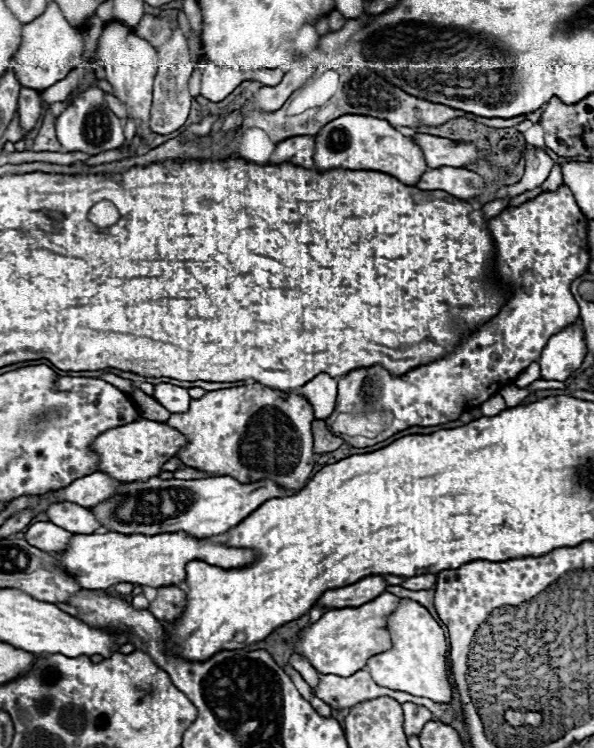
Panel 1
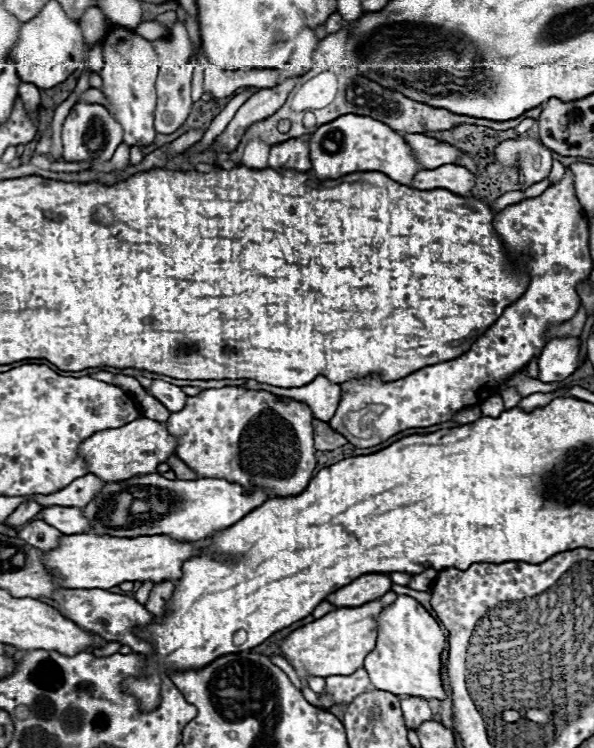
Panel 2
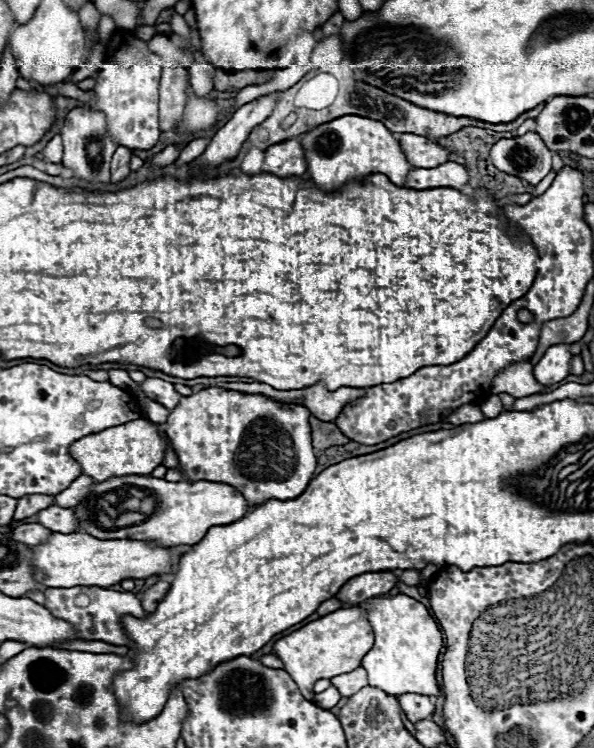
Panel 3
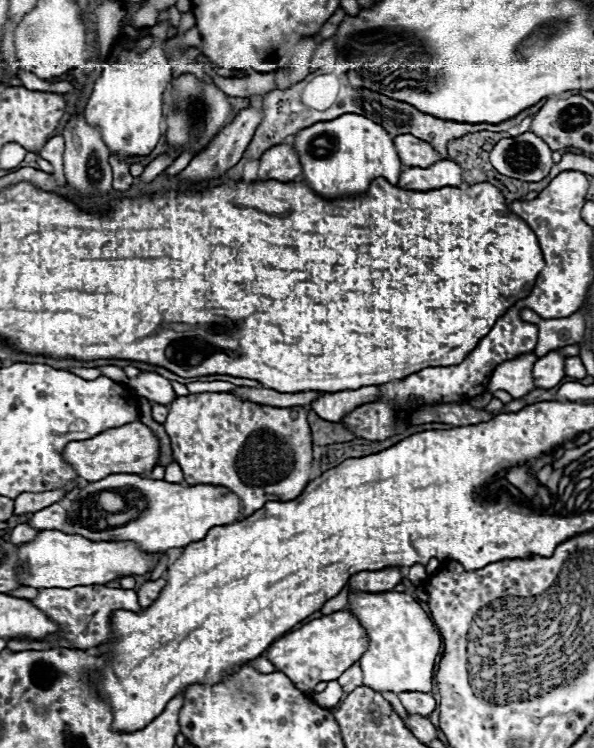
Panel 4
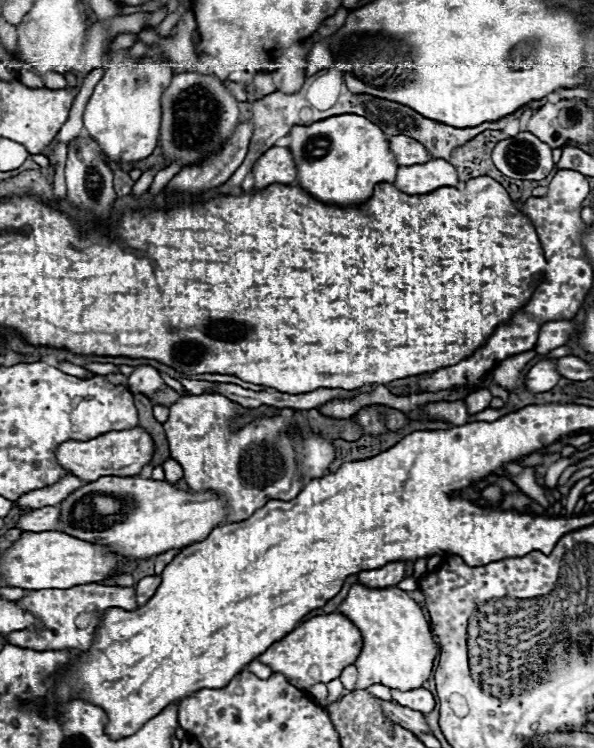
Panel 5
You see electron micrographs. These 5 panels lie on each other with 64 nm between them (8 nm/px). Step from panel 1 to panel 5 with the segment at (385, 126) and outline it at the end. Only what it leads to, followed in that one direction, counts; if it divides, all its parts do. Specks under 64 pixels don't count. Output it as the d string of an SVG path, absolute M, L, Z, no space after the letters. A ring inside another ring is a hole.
M340 114L318 120L310 126L292 126L288 150L298 172L298 186L320 202L334 206L364 204L378 182L396 178L396 162L388 148L386 134L368 118Z

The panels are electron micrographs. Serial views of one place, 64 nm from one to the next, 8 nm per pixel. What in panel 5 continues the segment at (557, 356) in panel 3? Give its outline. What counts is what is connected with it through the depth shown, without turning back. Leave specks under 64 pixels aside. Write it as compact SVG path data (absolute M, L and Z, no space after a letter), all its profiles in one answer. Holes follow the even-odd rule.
M548 358L530 368L530 372L526 374L526 390L534 394L548 392L550 388L556 386L558 380L560 380L560 374L554 368L554 360Z

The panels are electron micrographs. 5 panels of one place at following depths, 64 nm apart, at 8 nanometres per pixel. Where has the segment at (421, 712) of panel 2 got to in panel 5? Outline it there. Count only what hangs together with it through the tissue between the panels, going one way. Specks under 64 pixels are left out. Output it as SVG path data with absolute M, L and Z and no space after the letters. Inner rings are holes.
M392 688L390 694L398 704L408 706L412 710L418 710L422 714L428 714L434 710L434 696L426 688L416 688L416 690L406 690L406 692Z

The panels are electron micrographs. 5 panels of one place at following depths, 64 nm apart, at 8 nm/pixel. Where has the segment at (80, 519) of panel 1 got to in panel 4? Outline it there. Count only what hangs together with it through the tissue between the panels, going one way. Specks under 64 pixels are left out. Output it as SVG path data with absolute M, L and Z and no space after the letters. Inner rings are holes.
M52 504L48 508L34 512L26 524L36 530L60 530L64 522L66 522L66 510L60 504Z

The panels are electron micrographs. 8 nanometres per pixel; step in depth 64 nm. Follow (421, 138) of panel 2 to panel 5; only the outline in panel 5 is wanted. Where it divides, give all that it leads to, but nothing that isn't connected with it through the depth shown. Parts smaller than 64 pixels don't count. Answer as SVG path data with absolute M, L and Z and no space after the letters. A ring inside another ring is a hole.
M402 134L388 138L388 144L398 166L412 166L412 162L428 162L428 158L432 158L420 142Z

